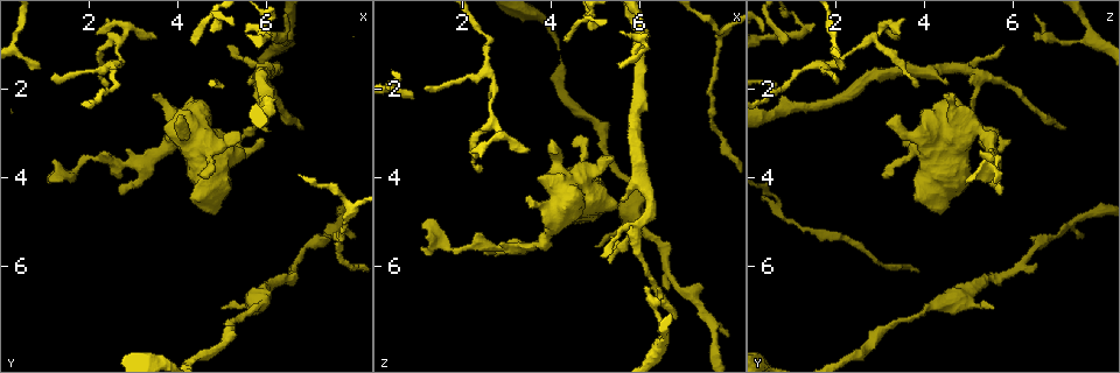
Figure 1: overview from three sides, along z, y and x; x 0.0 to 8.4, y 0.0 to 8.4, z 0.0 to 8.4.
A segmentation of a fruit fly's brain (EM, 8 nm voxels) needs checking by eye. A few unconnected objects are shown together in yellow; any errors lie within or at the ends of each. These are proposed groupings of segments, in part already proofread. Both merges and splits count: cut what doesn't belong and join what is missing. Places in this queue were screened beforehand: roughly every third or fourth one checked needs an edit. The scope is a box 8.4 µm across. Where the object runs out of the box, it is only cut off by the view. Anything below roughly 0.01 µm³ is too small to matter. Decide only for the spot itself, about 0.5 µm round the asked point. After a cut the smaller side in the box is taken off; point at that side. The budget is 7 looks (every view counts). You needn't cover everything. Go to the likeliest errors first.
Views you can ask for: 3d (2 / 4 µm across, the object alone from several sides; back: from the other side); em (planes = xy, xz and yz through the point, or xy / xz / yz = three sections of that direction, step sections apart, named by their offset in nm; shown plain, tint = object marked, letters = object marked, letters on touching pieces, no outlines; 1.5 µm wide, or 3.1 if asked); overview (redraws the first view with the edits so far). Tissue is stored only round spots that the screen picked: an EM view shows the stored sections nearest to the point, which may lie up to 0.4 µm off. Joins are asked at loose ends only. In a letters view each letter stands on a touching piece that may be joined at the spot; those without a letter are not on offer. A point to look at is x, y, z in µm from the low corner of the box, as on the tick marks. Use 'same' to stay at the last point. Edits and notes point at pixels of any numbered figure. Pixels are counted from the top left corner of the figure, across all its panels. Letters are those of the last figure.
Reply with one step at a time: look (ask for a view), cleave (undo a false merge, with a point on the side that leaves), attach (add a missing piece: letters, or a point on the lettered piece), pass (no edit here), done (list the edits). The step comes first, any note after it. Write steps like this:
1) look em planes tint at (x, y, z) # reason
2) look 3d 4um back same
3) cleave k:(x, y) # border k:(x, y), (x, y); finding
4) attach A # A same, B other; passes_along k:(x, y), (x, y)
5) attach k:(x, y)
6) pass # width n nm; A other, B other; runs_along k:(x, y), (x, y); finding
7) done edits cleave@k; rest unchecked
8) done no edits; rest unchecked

look 3d 2um at (3.45, 2.10, 4.45) # free end

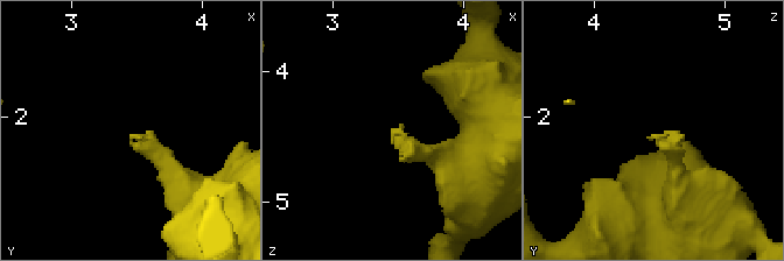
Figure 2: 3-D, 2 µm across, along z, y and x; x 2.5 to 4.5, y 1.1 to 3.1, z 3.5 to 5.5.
look em planes tint at (3.42, 2.14, 4.44) # shape alone is not enough

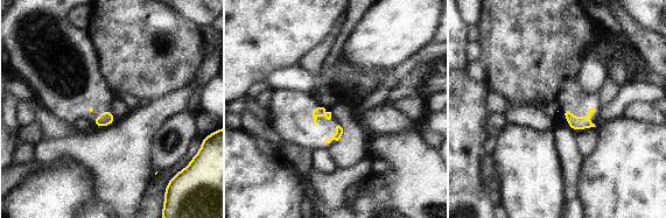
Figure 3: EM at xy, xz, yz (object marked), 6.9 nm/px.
look em planes letters same # what lies round it

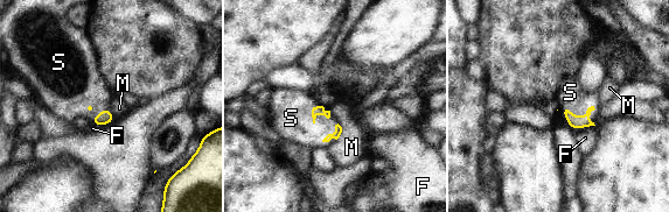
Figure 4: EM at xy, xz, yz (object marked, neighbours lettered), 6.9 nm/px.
attach S # F other, M other, S same; passes_along 4:(576, 122), (586, 113), (570, 92); it goes on there

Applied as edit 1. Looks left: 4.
look overview

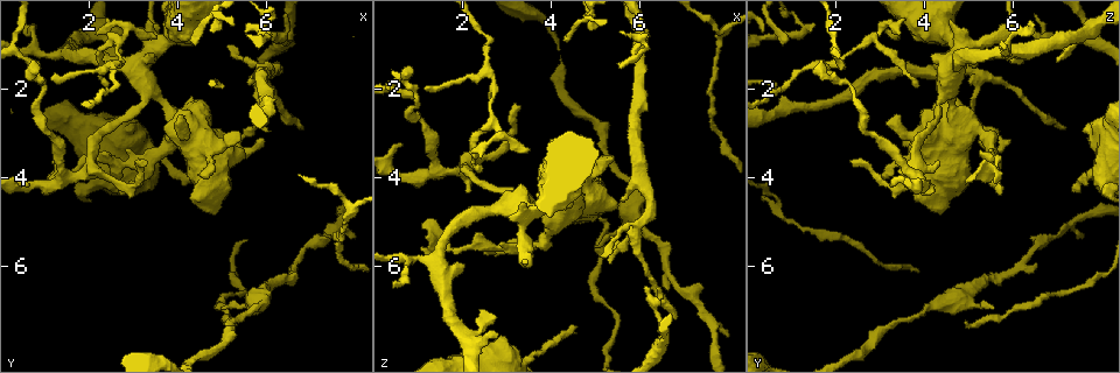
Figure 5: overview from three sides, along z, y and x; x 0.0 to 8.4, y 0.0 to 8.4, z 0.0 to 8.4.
look em xz step 4 letters at (4.55, 4.30, 7.50) # branch stops here

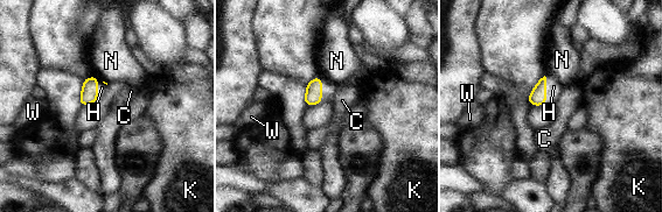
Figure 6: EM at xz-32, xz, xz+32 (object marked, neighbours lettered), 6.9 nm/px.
look em planes letters same # cut it another way

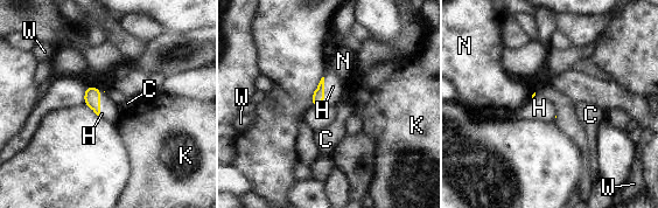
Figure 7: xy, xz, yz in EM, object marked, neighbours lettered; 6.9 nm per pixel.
attach H # longest_contact H 200 nm; C other, H same, K other, N other, W other; passes_along 7:(317, 98), (323, 91), (333, 87); the neuron continues

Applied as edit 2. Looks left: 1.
look em planes letters at (5.35, 3.10, 3.50) # branch stops here

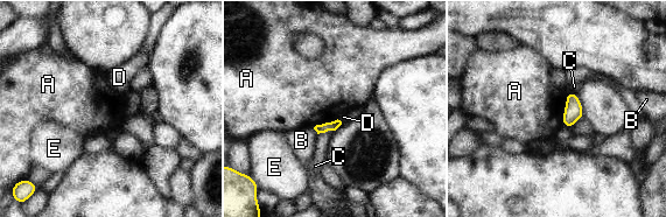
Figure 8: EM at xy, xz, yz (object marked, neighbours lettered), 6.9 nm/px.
pass # A other, B other, C other, D other, E other; border 8:(567, 91), (561, 124); no lettered piece goes on from it

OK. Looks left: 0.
done edits attach@4, attach@7; rest unchecked

